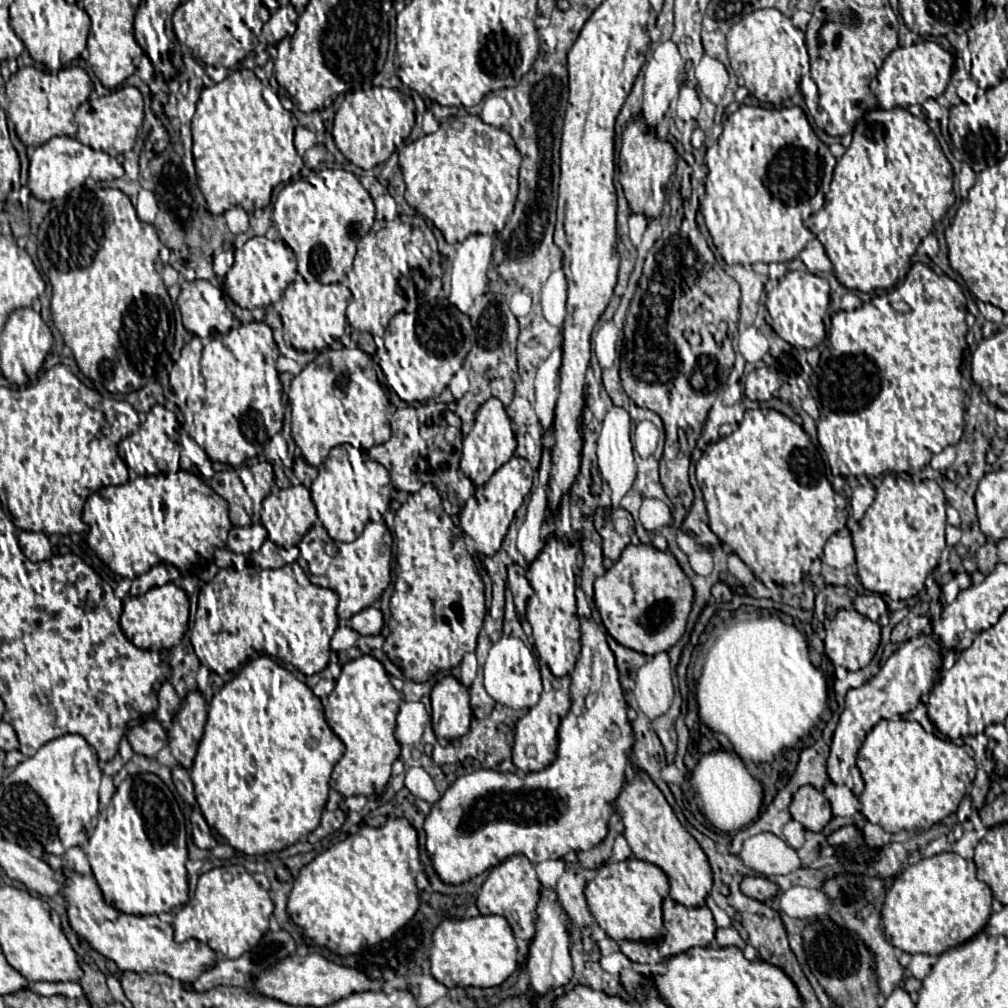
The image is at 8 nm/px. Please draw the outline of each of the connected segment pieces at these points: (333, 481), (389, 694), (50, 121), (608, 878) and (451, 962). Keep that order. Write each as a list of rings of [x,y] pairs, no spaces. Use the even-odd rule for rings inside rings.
[[[349,444],[344,446],[333,447],[327,461],[319,467],[319,475],[311,483],[311,499],[331,539],[355,541],[355,537],[359,537],[359,533],[363,531],[365,523],[371,520],[370,507],[381,507],[381,515],[387,511],[393,487],[389,472],[381,464],[371,460],[363,449],[357,449]]]
[[[363,655],[343,665],[325,705],[325,719],[331,731],[345,743],[345,753],[335,765],[329,783],[339,795],[377,797],[385,791],[391,779],[391,765],[399,759],[401,751],[401,745],[395,739],[395,715],[399,705],[401,697],[377,659]]]
[[[21,67],[5,85],[9,109],[7,122],[15,123],[17,137],[31,147],[39,147],[47,143],[55,135],[69,135],[75,137],[75,111],[77,107],[87,101],[91,93],[91,79],[85,69],[81,67],[67,67],[57,72],[45,72],[35,67]]]
[[[637,857],[599,865],[595,879],[589,881],[585,887],[589,913],[595,917],[597,925],[615,941],[621,939],[647,941],[661,935],[663,931],[661,903],[667,893],[669,893],[667,875],[657,865],[651,865]]]
[[[479,915],[473,919],[445,919],[433,933],[431,973],[445,987],[497,987],[517,969],[517,943],[505,917]]]

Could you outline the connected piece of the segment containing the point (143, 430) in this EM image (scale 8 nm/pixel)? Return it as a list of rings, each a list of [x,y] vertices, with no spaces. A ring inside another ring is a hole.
[[[155,405],[146,415],[137,436],[141,444],[135,444],[135,433],[121,440],[118,452],[130,469],[140,476],[159,473],[177,473],[180,470],[179,423],[176,415],[163,405]]]

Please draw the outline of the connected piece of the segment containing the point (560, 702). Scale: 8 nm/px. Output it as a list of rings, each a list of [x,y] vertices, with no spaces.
[[[541,663],[541,677],[543,677],[543,693],[539,703],[529,709],[515,727],[515,745],[513,745],[513,763],[523,773],[541,771],[555,759],[557,749],[557,727],[563,715],[569,711],[569,677],[555,677],[545,663]]]

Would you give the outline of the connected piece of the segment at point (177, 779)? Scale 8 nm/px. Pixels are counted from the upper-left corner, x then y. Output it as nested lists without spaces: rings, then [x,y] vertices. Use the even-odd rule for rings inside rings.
[[[175,765],[171,769],[171,777],[173,777],[173,783],[177,787],[177,793],[185,799],[187,805],[195,805],[195,795],[193,795],[193,783],[189,779],[189,771],[181,765]]]

